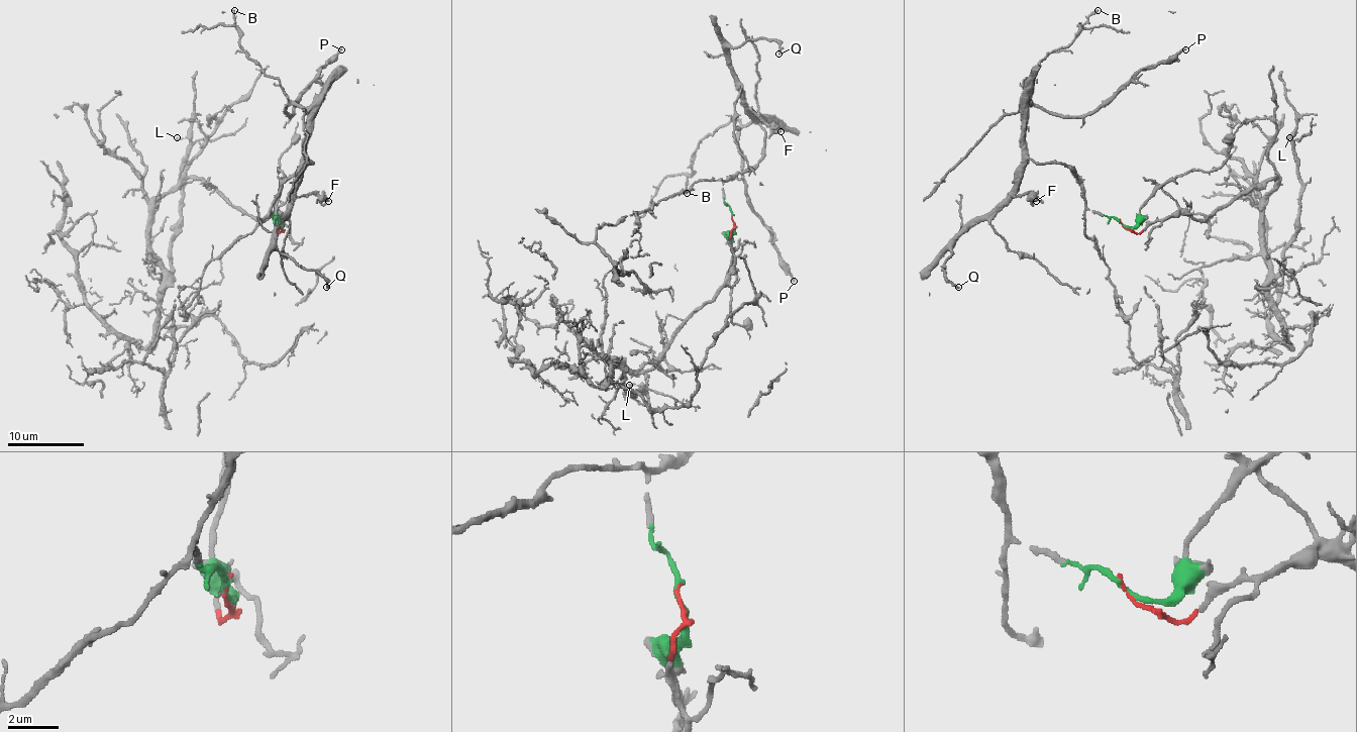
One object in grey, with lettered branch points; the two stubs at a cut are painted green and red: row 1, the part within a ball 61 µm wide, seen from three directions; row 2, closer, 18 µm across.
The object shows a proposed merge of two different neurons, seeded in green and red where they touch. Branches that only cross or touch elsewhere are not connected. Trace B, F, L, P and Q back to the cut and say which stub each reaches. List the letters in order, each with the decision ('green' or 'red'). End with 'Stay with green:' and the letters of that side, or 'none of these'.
B: green
F: green
L: red
P: green
Q: green
Stay with green: B, F, P, Q

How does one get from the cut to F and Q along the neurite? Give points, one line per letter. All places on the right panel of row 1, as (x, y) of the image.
F: (1123, 224), (1088, 209), (1083, 186), (1068, 167), (1030, 160), (1013, 194), (1028, 194), (1035, 201)
Q: (1123, 224), (1088, 209), (1083, 186), (1068, 167), (1030, 160), (1020, 182), (953, 243), (944, 274), (959, 287)

